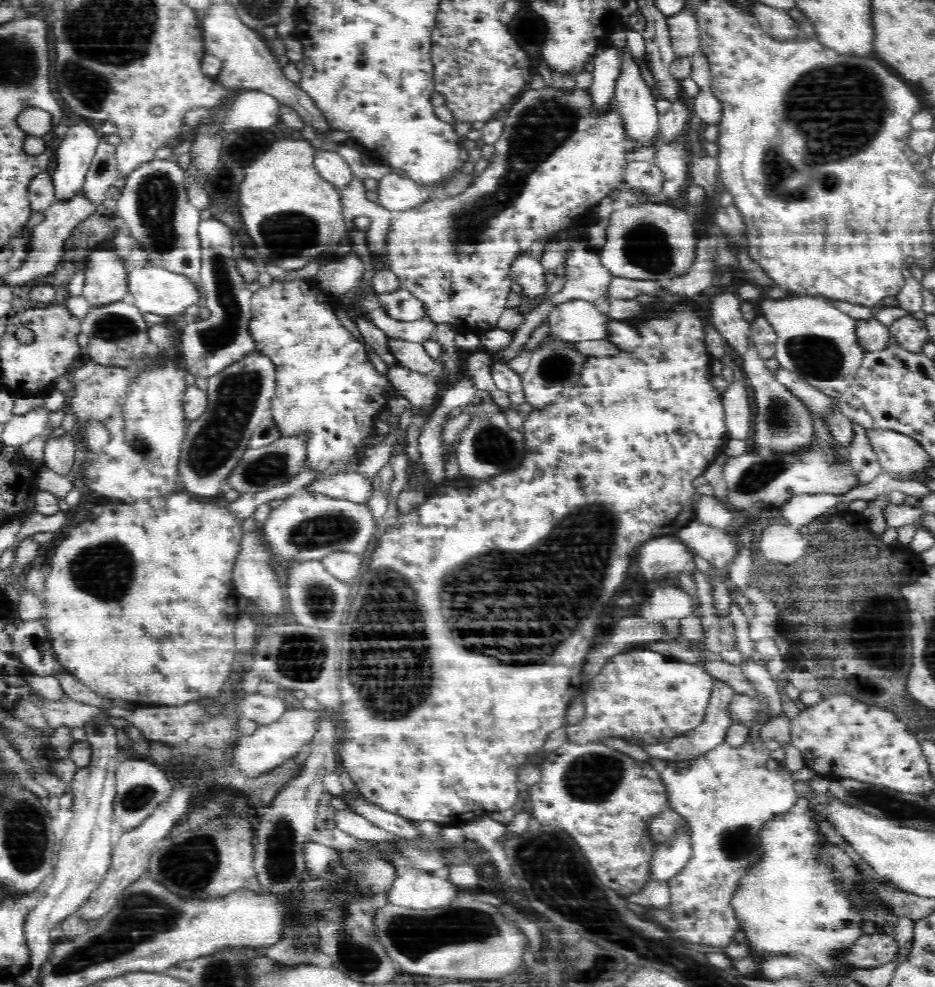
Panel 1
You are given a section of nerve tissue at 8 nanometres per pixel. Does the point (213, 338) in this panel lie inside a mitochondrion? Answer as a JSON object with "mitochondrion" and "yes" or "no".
{"mitochondrion":"yes"}

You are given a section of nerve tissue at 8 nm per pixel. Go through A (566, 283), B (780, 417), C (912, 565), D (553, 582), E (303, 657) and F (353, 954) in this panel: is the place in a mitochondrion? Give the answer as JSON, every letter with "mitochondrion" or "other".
{"A":"other","B":"mitochondrion","C":"other","D":"mitochondrion","E":"mitochondrion","F":"mitochondrion"}

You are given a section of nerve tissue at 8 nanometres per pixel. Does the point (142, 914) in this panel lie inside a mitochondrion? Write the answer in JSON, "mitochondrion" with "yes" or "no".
{"mitochondrion":"yes"}

